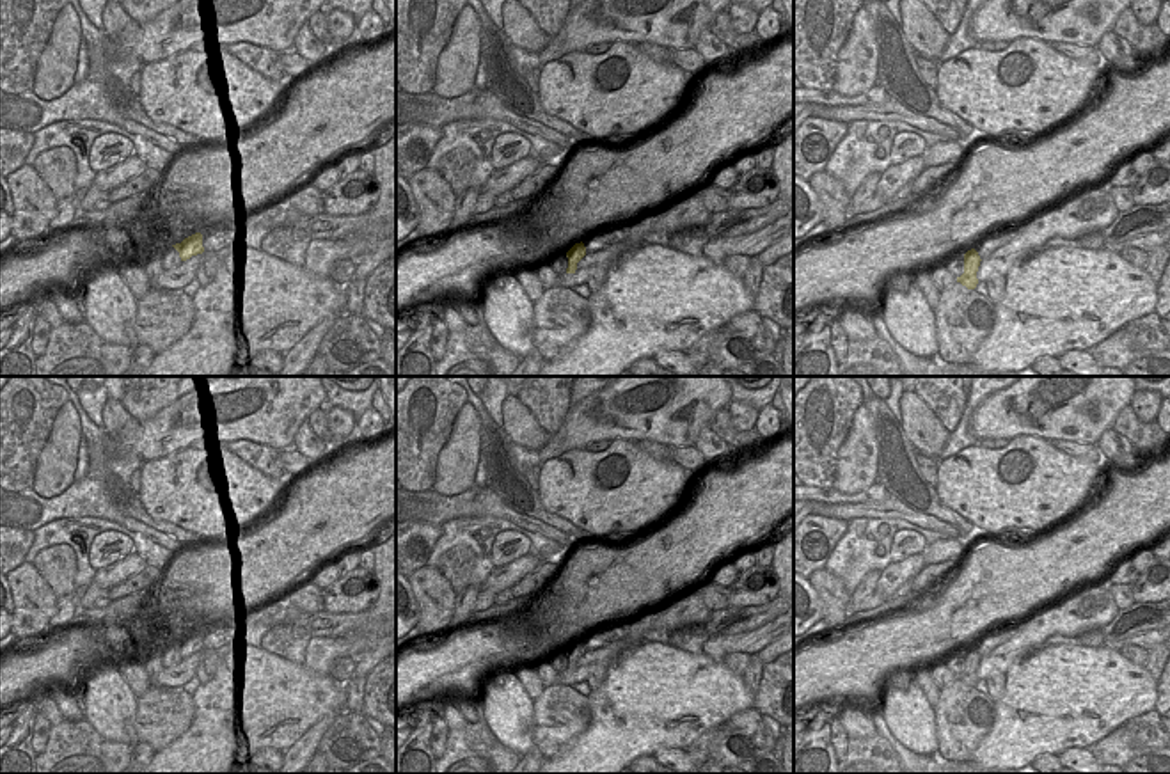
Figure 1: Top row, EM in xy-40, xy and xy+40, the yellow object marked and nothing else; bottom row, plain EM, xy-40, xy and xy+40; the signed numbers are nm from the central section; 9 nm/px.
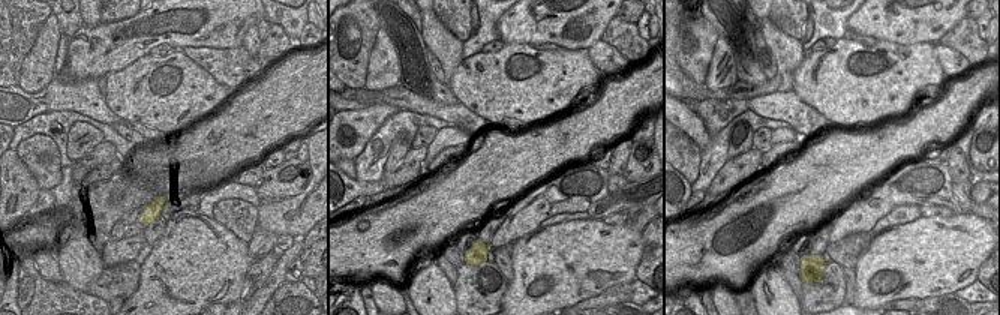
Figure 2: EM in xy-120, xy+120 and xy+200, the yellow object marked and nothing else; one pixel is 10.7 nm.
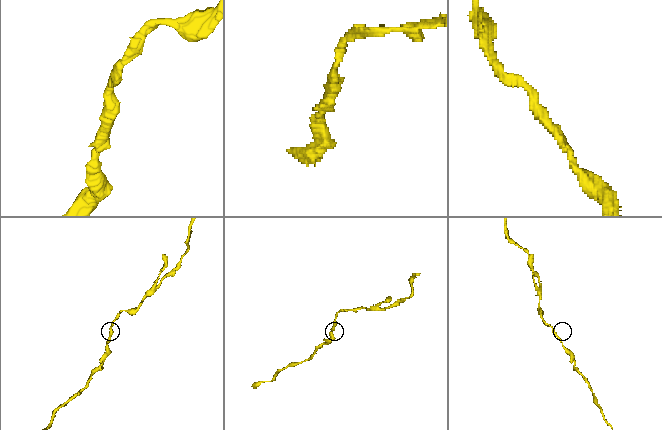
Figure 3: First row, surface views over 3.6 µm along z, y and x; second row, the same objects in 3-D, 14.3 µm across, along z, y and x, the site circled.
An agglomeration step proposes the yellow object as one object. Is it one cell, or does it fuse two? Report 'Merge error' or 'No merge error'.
No merge error.

